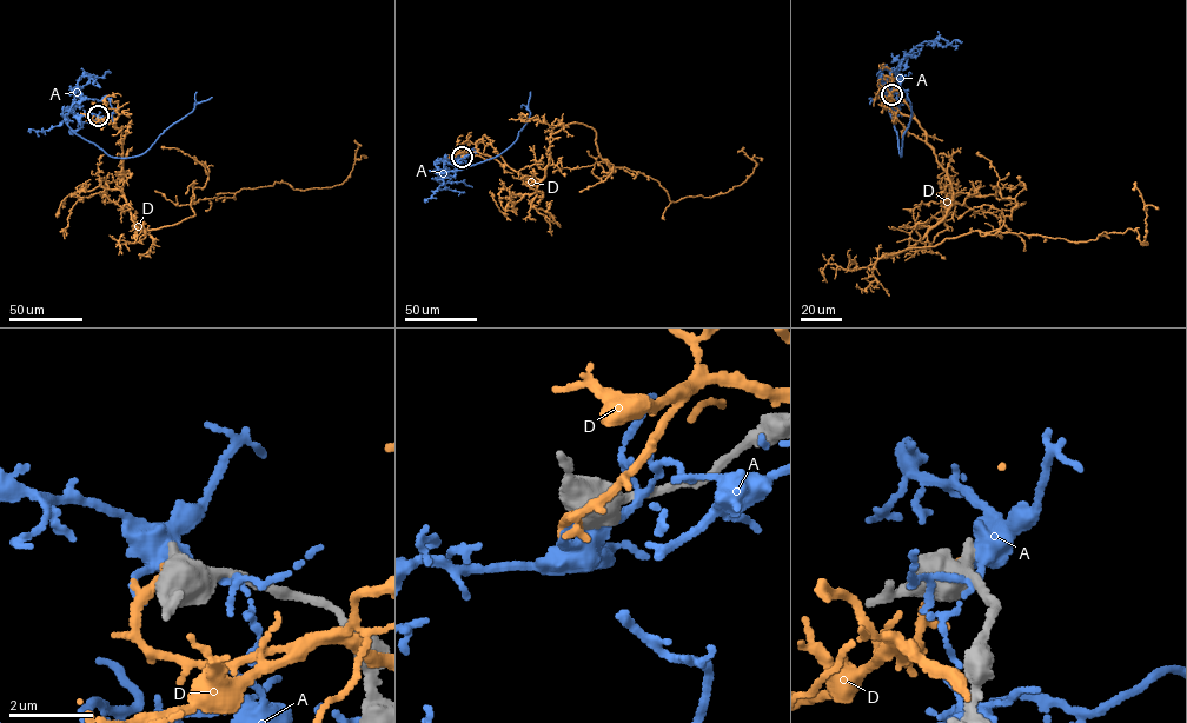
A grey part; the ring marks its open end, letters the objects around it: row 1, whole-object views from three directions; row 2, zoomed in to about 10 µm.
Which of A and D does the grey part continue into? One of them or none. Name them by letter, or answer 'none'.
none

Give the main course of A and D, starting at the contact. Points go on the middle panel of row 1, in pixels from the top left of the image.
A: (463, 157), (466, 156), (452, 171), (483, 161), (510, 146), (529, 117), (530, 92)
D: (462, 157), (538, 183), (549, 137), (577, 123), (671, 203), (741, 185), (756, 163), (737, 152)

